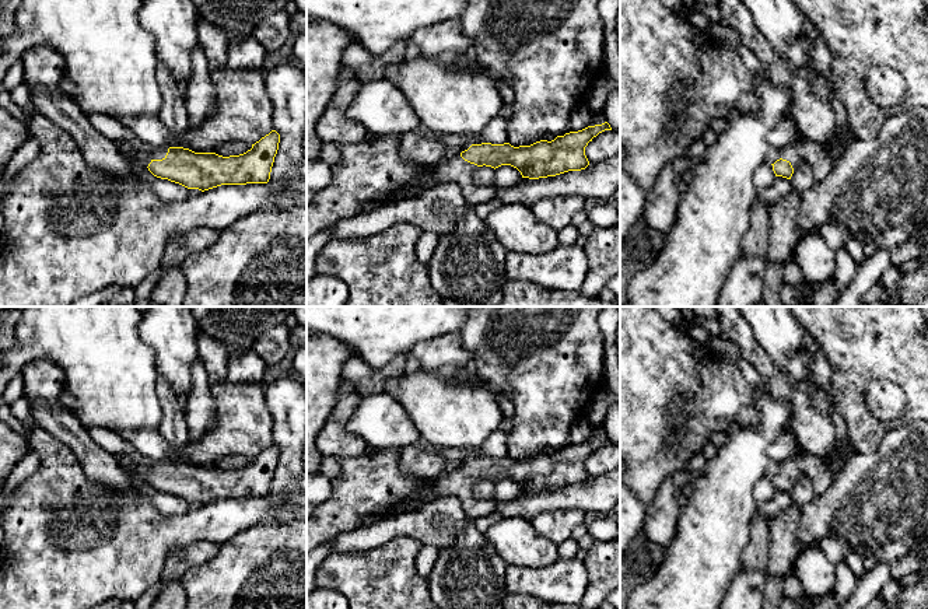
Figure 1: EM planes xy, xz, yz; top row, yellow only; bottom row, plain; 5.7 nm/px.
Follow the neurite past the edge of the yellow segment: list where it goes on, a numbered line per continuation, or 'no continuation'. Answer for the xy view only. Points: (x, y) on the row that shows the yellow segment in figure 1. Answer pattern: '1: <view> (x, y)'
1: xy (140, 154)

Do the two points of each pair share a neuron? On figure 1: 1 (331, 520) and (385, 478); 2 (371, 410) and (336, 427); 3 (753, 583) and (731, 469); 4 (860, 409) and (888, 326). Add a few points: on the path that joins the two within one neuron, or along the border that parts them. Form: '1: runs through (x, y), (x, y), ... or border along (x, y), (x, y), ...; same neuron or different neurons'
1: runs through (345, 508), (371, 485); same neuron
2: border along (363, 396), (346, 427), (368, 444); different neurons
3: border along (741, 569), (725, 594); different neurons
4: runs through (857, 388), (857, 361), (871, 347); same neuron

